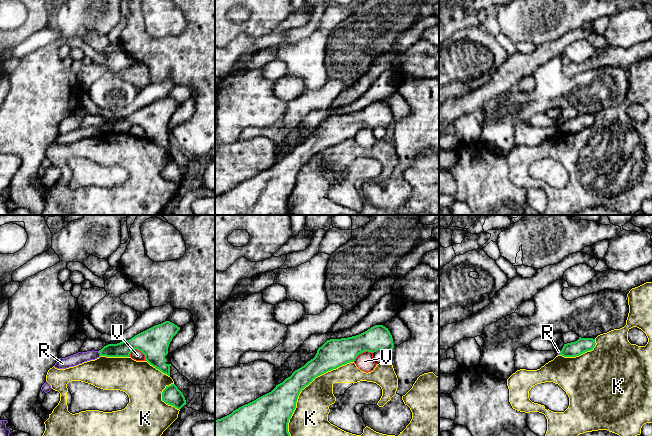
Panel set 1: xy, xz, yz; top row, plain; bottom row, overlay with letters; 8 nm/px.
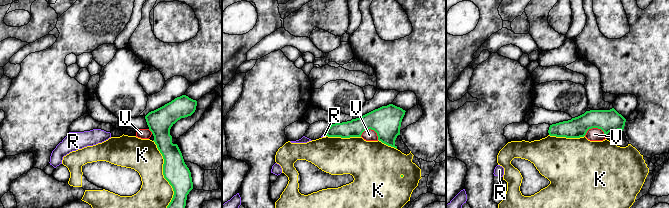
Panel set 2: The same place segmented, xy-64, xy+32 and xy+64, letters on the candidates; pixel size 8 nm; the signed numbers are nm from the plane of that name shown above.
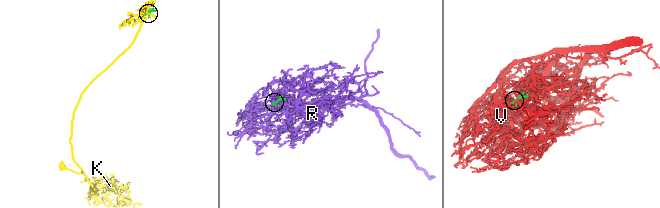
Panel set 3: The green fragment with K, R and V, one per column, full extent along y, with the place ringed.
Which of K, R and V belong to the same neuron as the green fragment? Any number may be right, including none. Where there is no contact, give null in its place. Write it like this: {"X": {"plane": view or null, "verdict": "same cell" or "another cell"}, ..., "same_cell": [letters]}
{"K": {"plane": "xz", "verdict": "another cell"}, "R": {"plane": "xy", "verdict": "another cell"}, "V": {"plane": "xy", "verdict": "another cell"}, "same_cell": []}

